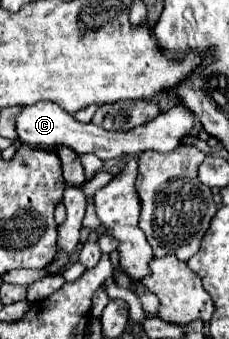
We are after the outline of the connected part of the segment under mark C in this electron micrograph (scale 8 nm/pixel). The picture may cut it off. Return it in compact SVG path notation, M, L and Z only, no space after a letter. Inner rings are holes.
M37 103L33 107L23 107L23 111L17 117L17 135L23 143L33 145L33 147L49 147L49 149L57 145L65 145L77 153L93 153L103 161L111 157L119 157L123 153L135 155L135 153L149 151L149 149L159 151L159 153L173 151L181 143L183 137L193 133L193 129L195 129L195 115L183 103L177 103L175 107L161 113L157 119L153 119L151 123L145 123L125 133L105 131L93 123L79 123L73 119L73 115L69 115L55 103Z

